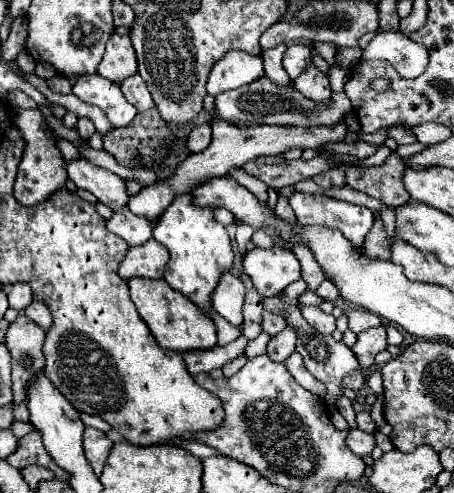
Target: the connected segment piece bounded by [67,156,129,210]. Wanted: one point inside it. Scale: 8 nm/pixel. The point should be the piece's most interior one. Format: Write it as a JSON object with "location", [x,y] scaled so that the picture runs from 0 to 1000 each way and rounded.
{"location":[236,379]}

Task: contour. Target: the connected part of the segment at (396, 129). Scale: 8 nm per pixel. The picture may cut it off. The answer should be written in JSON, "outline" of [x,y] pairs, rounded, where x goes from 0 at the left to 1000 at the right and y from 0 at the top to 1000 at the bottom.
{"outline":[[[866,256],[866,260],[857,260],[857,264],[852,264],[852,276],[866,280],[874,292],[910,292],[910,288],[919,284],[914,272],[910,272],[905,264],[888,260],[888,256]]]}

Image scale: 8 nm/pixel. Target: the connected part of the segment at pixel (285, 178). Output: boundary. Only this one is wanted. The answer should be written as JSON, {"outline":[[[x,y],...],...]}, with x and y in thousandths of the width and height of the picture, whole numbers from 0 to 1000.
{"outline":[[[570,316],[535,337],[535,345],[570,365],[579,365],[588,377],[615,385],[623,377],[650,373],[667,361],[698,357],[703,349],[716,349],[720,341],[733,341],[711,316],[694,316],[685,325],[632,325],[615,316]]]}

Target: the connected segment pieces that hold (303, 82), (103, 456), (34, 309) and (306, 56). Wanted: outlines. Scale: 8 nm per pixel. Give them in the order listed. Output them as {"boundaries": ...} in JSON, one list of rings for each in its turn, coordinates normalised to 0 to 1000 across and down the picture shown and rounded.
{"boundaries":[[[[689,130],[685,138],[676,138],[676,146],[667,146],[667,154],[659,154],[650,162],[650,178],[681,203],[725,215],[729,211],[729,174],[725,174],[725,158],[716,150],[707,150]]],[[[187,868],[187,892],[183,892],[183,905],[187,905],[187,925],[200,941],[200,949],[209,953],[214,966],[222,966],[222,953],[227,953],[227,941],[240,925],[240,917],[249,913],[253,897],[222,872],[209,872],[209,868]]],[[[73,609],[68,621],[59,621],[59,625],[51,629],[51,637],[55,637],[59,645],[68,645],[73,653],[81,653],[99,673],[108,673],[112,657],[117,657],[117,645],[112,645],[112,637],[108,637],[108,625],[104,625],[95,613]]],[[[645,85],[637,89],[628,114],[623,114],[623,138],[650,162],[676,134],[685,130],[685,93],[667,85]]]]}

